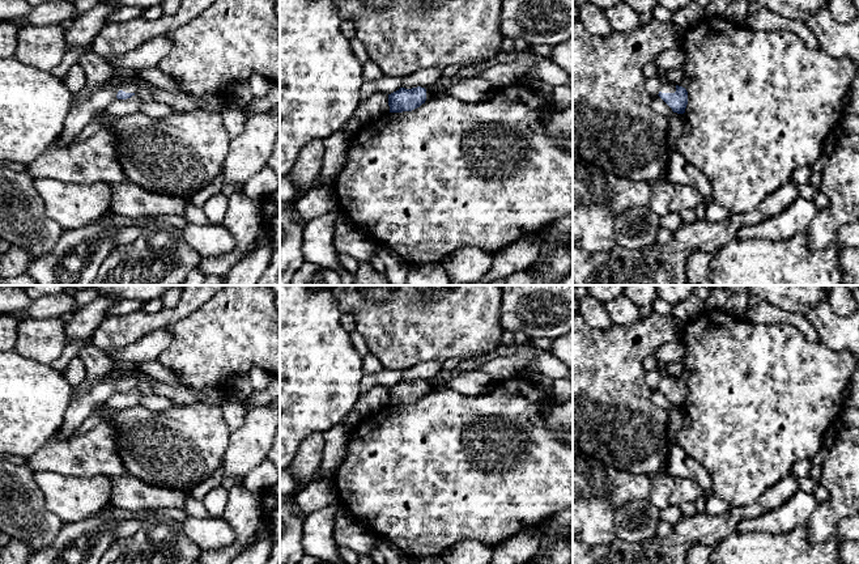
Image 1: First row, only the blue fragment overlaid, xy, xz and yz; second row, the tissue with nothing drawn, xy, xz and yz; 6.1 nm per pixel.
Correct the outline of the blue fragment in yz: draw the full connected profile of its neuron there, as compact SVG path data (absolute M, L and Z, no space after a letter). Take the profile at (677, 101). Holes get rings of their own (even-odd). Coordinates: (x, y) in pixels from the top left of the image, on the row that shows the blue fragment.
M663 80L658 94L673 113L684 114L688 105L688 92L685 88Z

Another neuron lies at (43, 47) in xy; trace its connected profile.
M24 25L18 29L14 58L25 65L51 72L67 51L65 30L60 25Z

